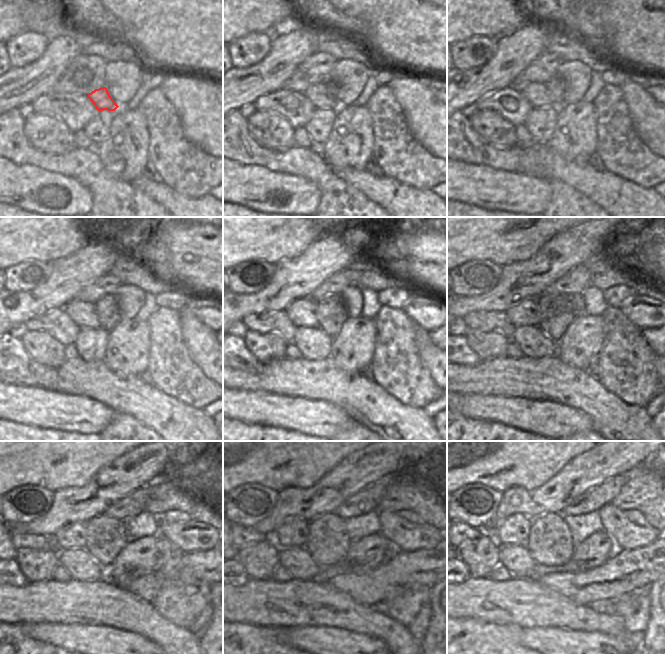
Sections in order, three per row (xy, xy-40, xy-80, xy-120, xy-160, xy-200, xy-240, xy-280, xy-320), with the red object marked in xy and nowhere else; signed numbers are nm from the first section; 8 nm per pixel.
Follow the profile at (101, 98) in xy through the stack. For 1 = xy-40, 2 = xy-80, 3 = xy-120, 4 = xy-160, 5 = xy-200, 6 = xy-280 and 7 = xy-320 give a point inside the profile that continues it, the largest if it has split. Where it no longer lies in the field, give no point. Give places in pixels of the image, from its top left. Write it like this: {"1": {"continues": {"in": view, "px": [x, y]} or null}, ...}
{"1": {"continues": {"in": "xy-40", "px": [319, 94]}}, "2": {"continues": {"in": "xy-80", "px": [536, 93]}}, "3": {"continues": {"in": "xy-120", "px": [82, 313]}}, "4": {"continues": {"in": "xy-160", "px": [302, 312]}}, "5": {"continues": {"in": "xy-200", "px": [526, 312]}}, "6": {"continues": {"in": "xy-280", "px": [293, 532]}}, "7": {"continues": {"in": "xy-320", "px": [514, 530]}}}

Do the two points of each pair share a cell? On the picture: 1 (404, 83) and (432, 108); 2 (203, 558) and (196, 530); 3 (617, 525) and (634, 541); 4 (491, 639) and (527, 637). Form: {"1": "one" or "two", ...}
{"1": "one", "2": "two", "3": "one", "4": "two"}

